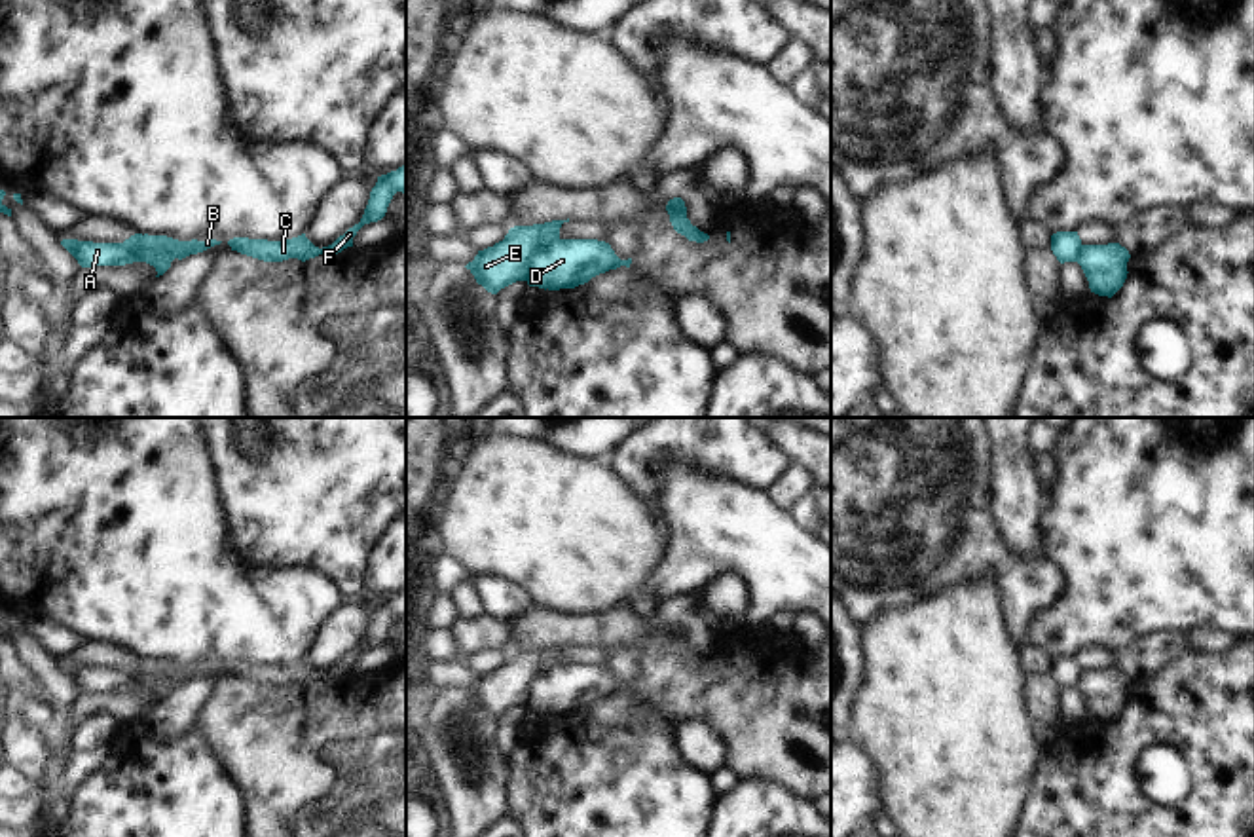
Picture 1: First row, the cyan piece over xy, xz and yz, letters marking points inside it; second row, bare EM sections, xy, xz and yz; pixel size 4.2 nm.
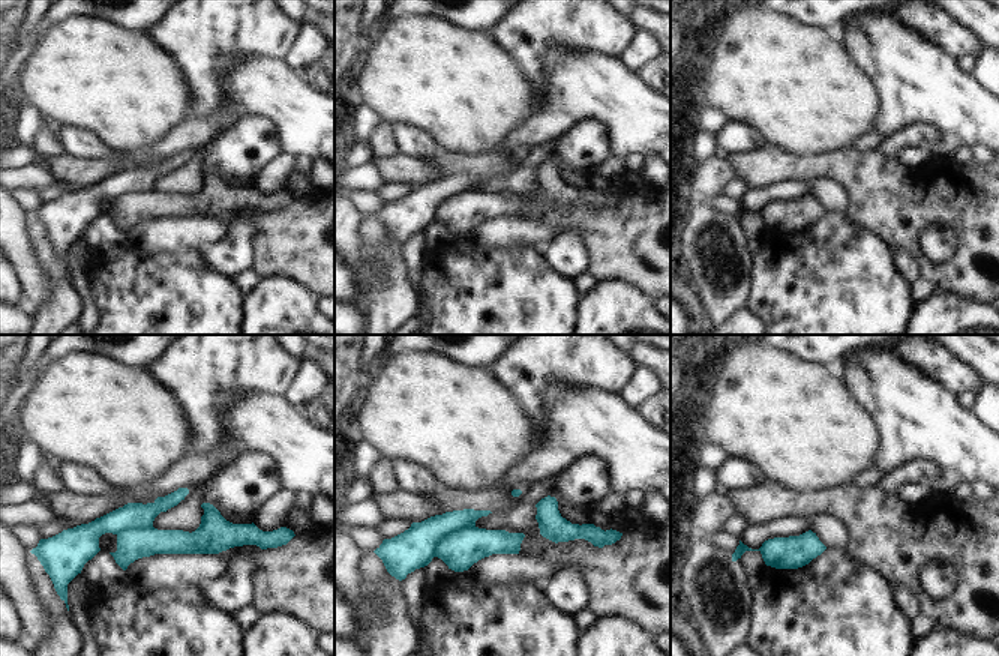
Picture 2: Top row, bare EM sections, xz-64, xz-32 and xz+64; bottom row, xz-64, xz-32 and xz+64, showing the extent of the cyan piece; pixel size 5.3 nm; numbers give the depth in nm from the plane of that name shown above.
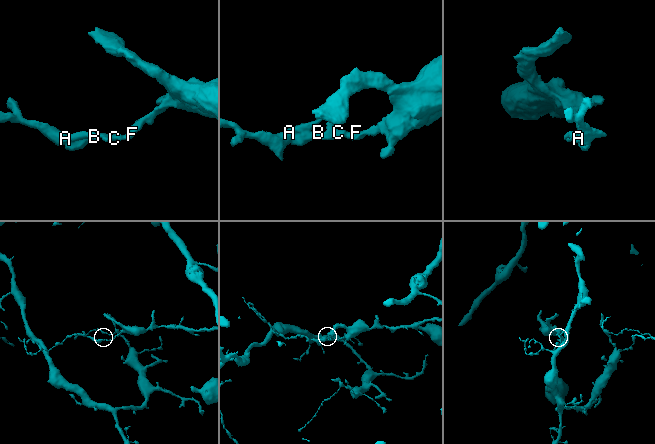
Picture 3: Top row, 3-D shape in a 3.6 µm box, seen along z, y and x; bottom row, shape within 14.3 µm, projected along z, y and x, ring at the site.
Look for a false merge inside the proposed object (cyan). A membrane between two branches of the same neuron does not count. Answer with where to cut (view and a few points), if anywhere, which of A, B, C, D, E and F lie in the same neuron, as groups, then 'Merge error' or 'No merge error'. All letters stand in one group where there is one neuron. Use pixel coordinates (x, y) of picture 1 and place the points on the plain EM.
Split along xz (558, 663), (532, 684), (524, 705). Groups: A E / B C D F. Merge error

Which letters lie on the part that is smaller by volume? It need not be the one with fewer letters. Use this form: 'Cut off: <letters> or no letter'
Cut off: B, C, D, F

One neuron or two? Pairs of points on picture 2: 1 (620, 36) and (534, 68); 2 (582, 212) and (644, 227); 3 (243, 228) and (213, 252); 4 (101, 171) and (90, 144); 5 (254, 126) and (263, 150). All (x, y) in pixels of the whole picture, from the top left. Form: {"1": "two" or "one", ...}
{"1": "one", "2": "one", "3": "one", "4": "two", "5": "one"}

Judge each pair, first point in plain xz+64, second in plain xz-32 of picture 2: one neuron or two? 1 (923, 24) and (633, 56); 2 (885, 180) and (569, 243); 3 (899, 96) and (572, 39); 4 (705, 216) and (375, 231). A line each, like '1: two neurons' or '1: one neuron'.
1: two neurons
2: two neurons
3: two neurons
4: one neuron

